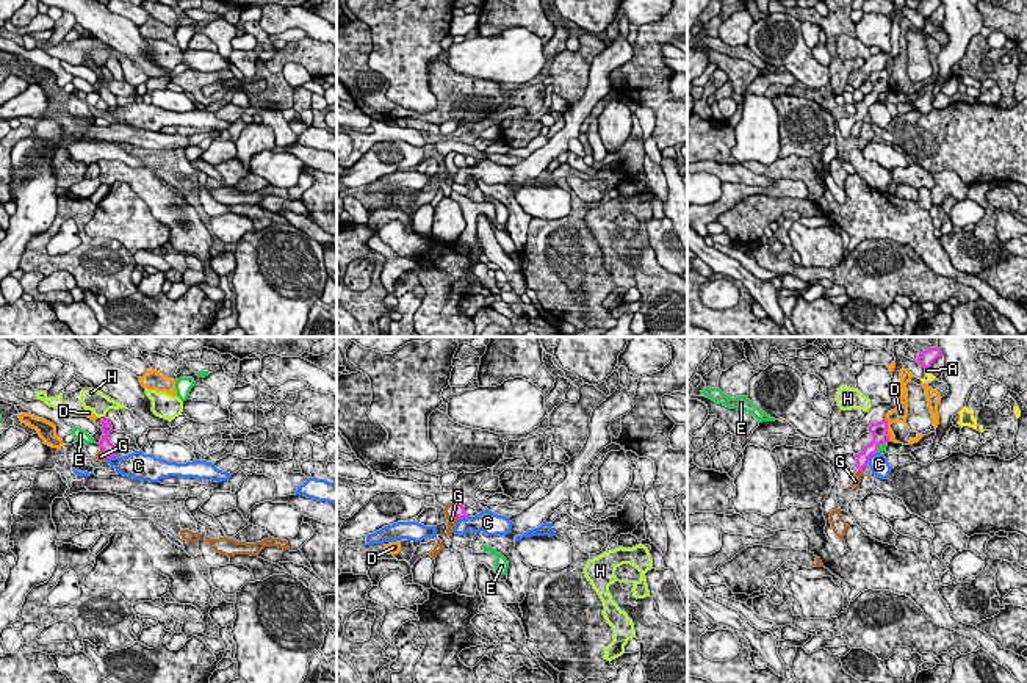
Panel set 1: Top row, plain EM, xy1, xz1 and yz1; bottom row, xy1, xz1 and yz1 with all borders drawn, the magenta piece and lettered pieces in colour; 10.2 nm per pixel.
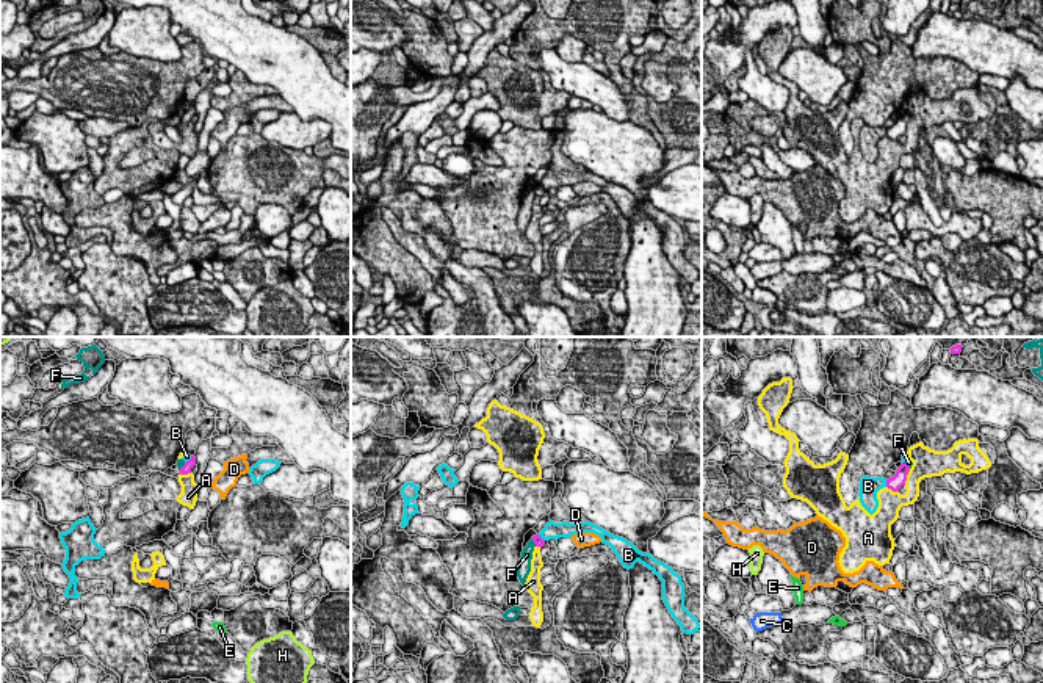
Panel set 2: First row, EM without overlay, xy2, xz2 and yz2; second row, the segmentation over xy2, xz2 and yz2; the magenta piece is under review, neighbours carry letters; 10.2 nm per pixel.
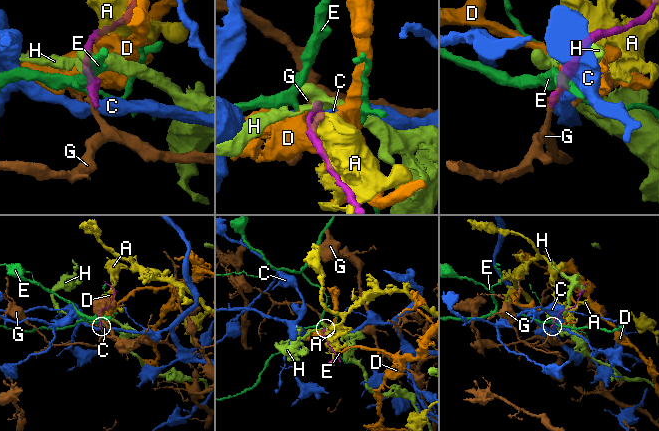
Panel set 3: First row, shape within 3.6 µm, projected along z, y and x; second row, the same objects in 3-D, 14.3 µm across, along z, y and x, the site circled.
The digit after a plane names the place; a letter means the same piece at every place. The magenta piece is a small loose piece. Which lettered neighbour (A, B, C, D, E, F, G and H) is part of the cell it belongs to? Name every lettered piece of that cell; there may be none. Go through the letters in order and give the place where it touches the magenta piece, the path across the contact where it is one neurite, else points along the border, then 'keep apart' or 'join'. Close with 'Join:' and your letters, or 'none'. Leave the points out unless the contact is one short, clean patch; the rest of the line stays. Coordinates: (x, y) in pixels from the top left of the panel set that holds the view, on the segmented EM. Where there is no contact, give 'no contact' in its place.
A: yz2 (905, 477) | keep apart
B: yz2 (887, 483) | keep apart
C: yz1 (869, 456) | along yz1 (875, 451), (866, 462) | keep apart
D: yz1 (886, 430) | keep apart
E: yz1 (880, 444) | along yz1 (885, 442), (877, 450) | keep apart
F: xz2 (534, 542) | along xz2 (531, 539), (536, 545) | keep apart
G: xz1 (454, 513) | along xz1 (456, 505), (454, 514), (459, 519) | keep apart
H: xy1 (100, 417) | along xy1 (104, 415), (99, 417) | keep apart
Join: none

